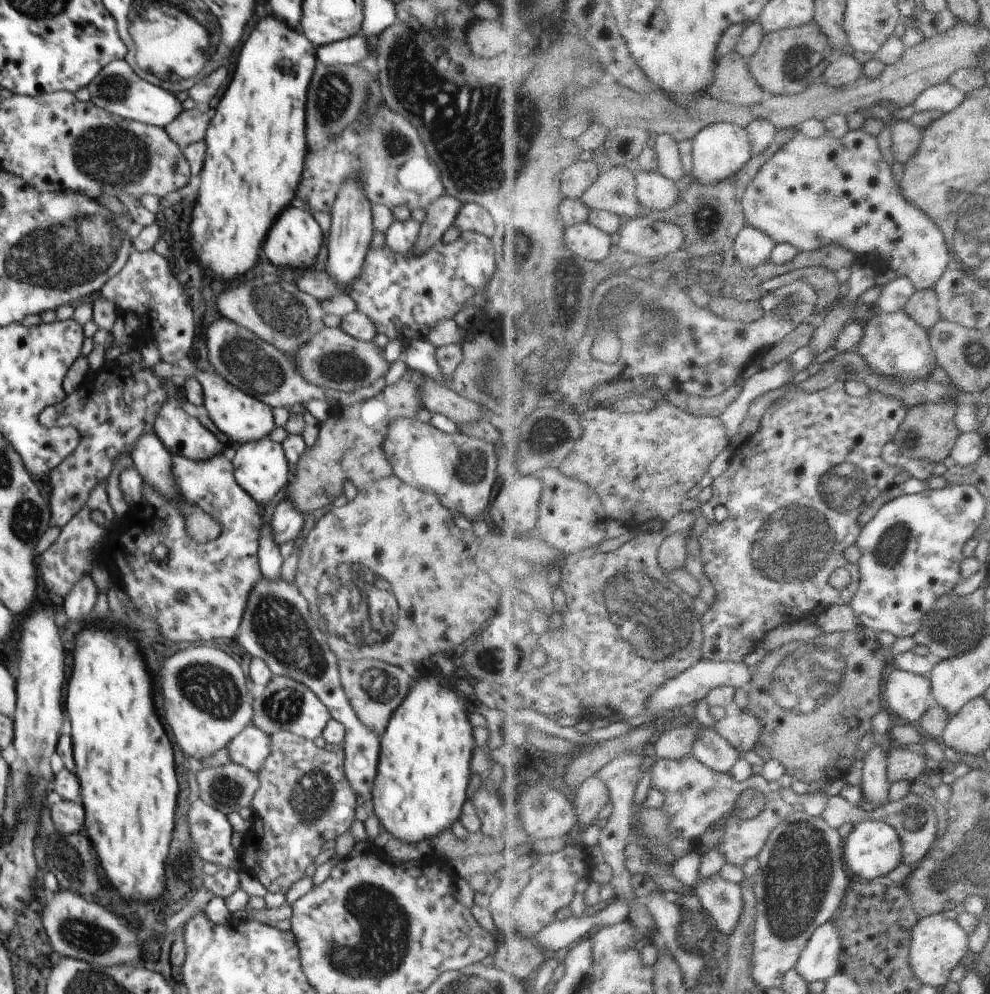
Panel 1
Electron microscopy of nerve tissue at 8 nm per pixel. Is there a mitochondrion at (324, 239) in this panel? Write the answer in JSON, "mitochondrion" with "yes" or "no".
{"mitochondrion":"no"}

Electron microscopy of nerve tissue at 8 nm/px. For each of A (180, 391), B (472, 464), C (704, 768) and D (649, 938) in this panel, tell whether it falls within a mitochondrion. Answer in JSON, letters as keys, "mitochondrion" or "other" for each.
{"A":"other","B":"mitochondrion","C":"other","D":"other"}

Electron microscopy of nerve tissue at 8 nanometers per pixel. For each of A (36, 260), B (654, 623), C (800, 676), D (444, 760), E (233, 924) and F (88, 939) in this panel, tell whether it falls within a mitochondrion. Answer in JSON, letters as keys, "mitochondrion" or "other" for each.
{"A":"mitochondrion","B":"mitochondrion","C":"mitochondrion","D":"other","E":"other","F":"mitochondrion"}

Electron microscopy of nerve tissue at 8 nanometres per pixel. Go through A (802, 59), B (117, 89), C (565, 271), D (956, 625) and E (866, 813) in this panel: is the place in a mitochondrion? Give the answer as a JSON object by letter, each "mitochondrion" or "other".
{"A":"mitochondrion","B":"mitochondrion","C":"other","D":"mitochondrion","E":"other"}

